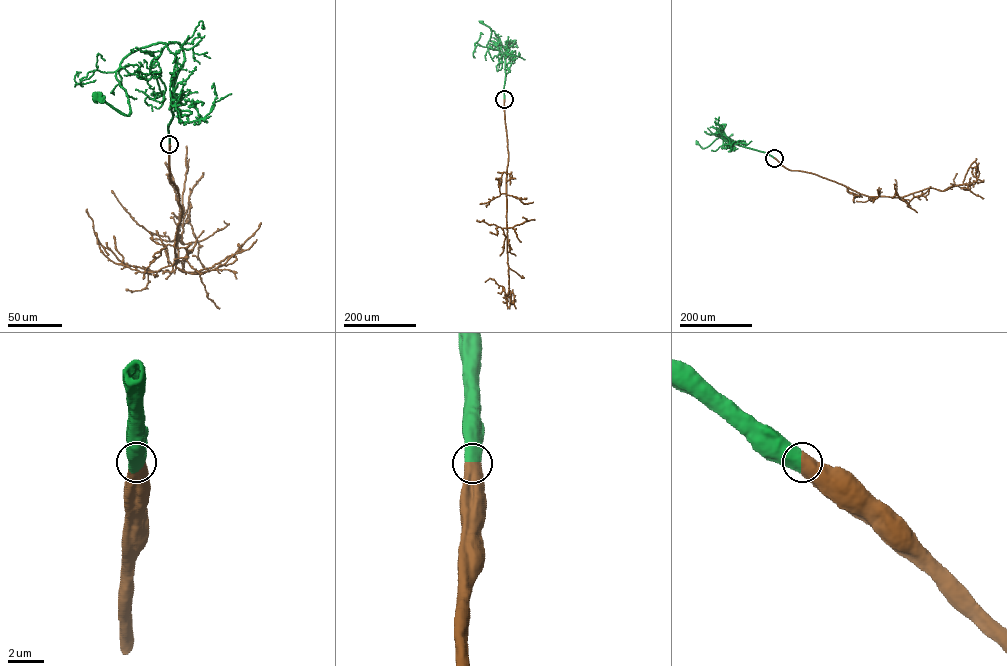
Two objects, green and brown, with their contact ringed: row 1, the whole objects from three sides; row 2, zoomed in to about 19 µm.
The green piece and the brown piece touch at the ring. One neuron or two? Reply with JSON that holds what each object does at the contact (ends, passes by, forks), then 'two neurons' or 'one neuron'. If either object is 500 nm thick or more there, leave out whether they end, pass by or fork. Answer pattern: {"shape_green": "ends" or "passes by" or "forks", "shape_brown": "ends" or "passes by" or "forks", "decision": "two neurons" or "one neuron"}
{"decision": "one neuron"}

